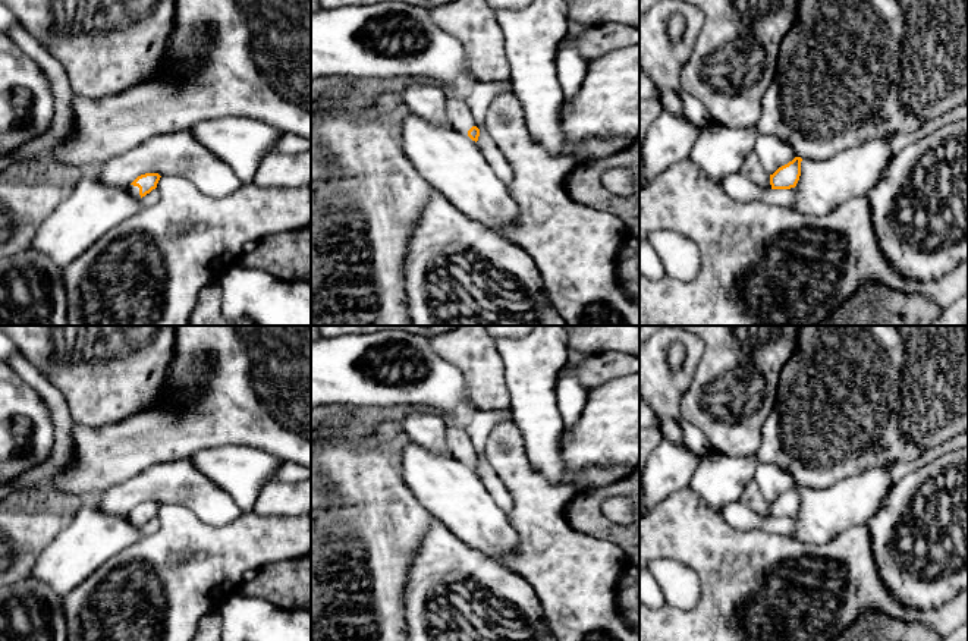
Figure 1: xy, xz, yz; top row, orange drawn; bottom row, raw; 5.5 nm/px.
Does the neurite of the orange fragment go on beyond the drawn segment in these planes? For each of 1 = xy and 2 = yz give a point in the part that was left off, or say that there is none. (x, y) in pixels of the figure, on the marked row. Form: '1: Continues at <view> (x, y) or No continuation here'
1: Continues at xy (134, 189)
2: No continuation here

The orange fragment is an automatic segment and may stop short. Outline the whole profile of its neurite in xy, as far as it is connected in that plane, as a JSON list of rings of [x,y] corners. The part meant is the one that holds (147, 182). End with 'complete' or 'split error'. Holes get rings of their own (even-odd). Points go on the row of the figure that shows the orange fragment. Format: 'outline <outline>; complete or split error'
outline [[[145,173],[138,176],[128,188],[129,192],[133,197],[142,198],[147,194],[150,194],[153,189],[157,188],[157,183],[160,180],[160,175],[158,173]]]; split error

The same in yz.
outline [[[795,157],[788,164],[779,167],[770,175],[771,189],[791,189],[795,188],[801,176],[801,157]]]; complete

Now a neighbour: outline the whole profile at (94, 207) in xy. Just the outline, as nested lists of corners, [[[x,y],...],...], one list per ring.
[[[87,172],[75,191],[41,224],[29,248],[47,255],[63,270],[109,230],[139,213],[142,207],[142,198],[133,197],[128,186],[104,183],[95,172]]]

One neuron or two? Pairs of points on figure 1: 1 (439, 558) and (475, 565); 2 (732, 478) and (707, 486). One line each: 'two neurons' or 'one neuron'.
1: one neuron
2: one neuron

